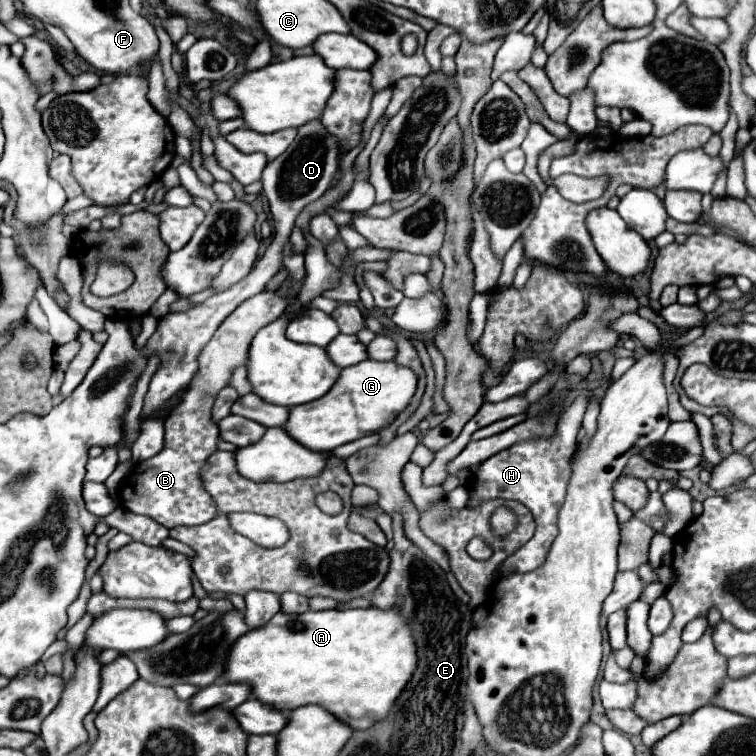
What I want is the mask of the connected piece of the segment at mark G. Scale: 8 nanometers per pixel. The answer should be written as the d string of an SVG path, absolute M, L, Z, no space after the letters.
M364 360L356 366L344 368L336 386L332 386L330 394L324 398L290 408L290 418L284 428L302 446L316 452L332 452L342 444L372 432L380 432L390 422L394 422L394 418L408 406L410 398L414 396L416 384L418 378L408 366L396 362Z

